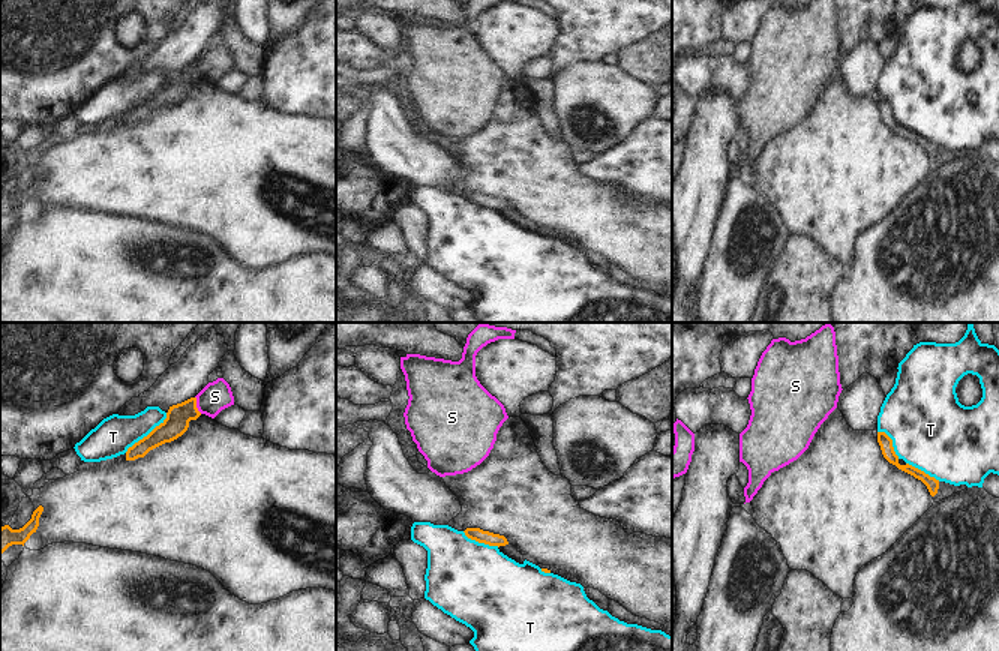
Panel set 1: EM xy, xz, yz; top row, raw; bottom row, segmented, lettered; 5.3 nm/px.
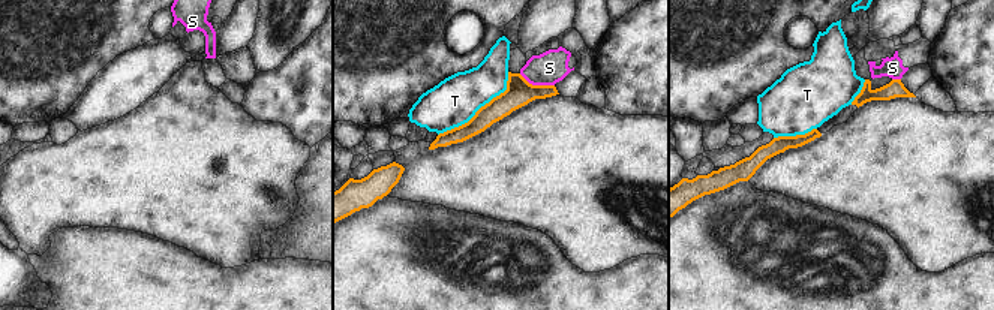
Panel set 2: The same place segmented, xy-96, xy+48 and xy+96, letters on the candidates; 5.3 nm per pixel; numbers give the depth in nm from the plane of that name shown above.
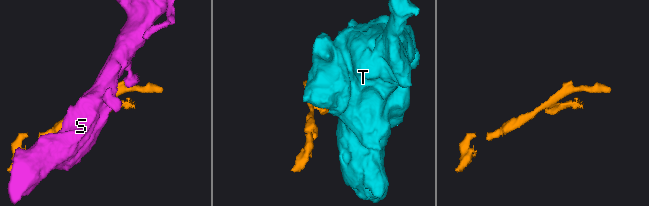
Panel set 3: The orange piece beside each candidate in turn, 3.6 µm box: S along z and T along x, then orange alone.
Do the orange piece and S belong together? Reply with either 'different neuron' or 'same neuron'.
different neuron

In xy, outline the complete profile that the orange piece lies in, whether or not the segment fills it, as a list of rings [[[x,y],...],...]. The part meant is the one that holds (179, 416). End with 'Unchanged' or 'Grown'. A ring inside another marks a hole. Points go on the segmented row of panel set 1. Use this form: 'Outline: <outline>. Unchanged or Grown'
Outline: [[[196,398],[170,406],[166,418],[156,426],[147,436],[135,442],[126,452],[126,460],[144,458],[150,450],[182,436],[190,420],[196,420],[201,412],[196,408]]]. Unchanged

